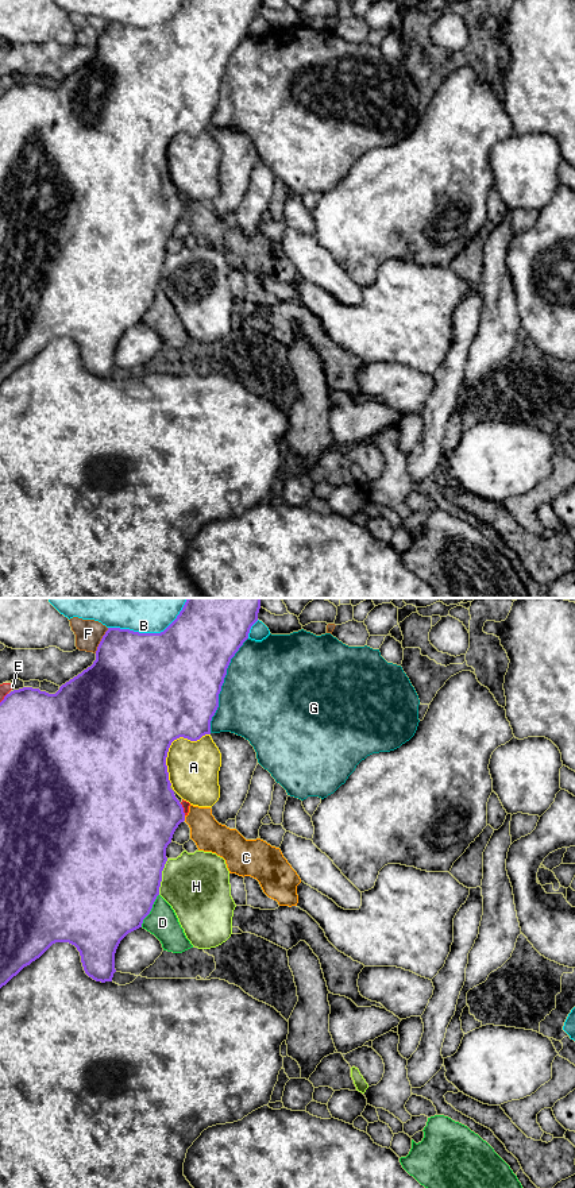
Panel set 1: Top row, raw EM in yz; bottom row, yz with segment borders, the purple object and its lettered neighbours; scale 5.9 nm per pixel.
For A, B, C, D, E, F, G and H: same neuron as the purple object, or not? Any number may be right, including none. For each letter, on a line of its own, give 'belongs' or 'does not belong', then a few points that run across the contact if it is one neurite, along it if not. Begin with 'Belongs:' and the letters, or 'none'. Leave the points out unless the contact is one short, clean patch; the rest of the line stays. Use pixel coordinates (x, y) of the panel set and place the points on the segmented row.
Belongs: none
A: does not belong
B: does not belong
C: does not belong; line yz (184, 816), (185, 820)
D: does not belong
E: does not belong
F: does not belong
G: does not belong
H: does not belong

